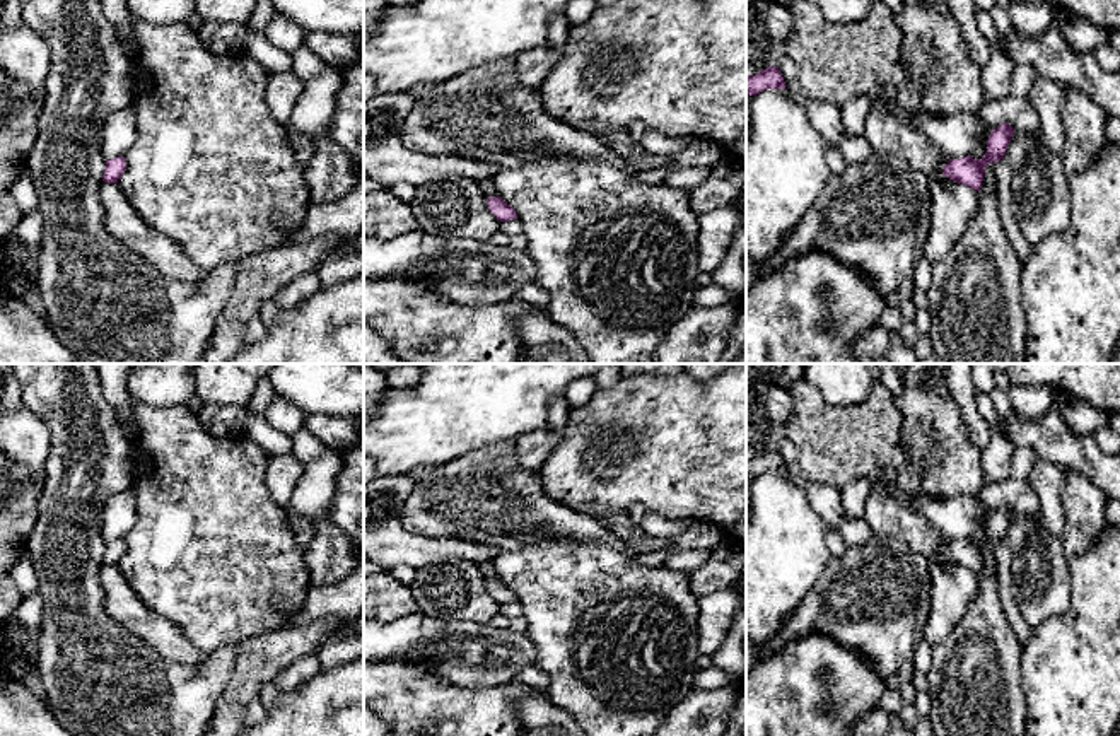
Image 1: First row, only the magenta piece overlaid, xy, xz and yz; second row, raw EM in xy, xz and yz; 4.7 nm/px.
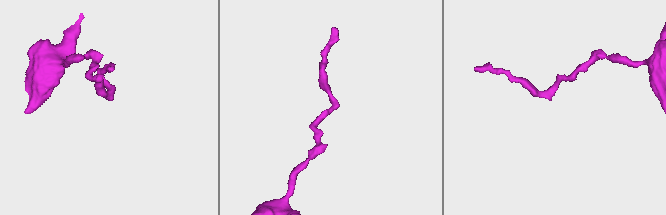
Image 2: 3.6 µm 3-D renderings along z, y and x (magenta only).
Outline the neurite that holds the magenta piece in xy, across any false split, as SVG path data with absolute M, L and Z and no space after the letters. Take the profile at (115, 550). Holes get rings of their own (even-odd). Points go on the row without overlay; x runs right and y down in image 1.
M123 538L106 541L106 552L104 552L104 557L102 557L102 564L104 565L118 565L118 562L125 555L125 550L126 550L126 545L125 545Z

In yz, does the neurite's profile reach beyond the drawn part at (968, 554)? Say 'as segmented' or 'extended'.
as segmented

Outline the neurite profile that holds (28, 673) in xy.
M5 645L0 647L0 663L9 668L34 695L46 702L46 690L34 663L20 661Z

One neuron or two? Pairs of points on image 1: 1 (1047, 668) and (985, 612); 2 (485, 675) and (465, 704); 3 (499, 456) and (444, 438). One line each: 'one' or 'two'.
1: two
2: two
3: two

